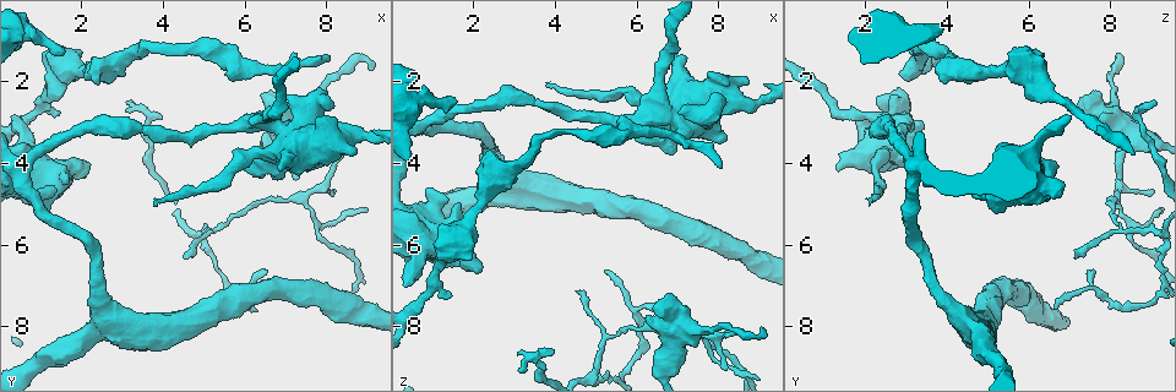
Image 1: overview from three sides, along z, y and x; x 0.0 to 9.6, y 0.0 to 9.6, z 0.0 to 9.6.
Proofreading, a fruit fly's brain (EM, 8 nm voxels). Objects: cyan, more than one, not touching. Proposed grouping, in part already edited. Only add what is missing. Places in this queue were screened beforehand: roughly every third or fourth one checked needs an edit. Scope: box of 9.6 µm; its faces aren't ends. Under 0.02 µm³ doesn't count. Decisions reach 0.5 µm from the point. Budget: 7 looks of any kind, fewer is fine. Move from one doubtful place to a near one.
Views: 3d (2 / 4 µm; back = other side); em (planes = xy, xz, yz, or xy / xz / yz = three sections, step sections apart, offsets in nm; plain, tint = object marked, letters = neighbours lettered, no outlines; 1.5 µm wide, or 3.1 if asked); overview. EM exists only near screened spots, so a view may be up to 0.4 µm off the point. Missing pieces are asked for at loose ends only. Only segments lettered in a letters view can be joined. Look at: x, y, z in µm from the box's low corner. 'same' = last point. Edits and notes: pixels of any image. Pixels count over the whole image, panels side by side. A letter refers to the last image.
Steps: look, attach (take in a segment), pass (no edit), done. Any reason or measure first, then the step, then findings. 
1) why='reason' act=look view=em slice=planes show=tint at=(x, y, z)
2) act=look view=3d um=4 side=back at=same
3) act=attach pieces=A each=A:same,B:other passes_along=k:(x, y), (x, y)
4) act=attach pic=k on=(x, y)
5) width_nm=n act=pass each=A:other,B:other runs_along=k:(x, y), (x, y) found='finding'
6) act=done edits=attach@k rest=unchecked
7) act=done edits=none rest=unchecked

why='thin end' act=look view=3d um=2 side=back at=(6.55, 6.55, 7.50)

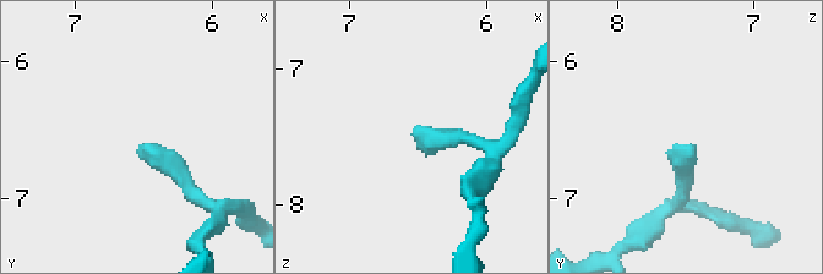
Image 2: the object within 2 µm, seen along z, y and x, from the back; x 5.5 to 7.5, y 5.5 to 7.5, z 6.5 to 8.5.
act=look view=em slice=planes show=letters at=(6.52, 6.58, 7.46)

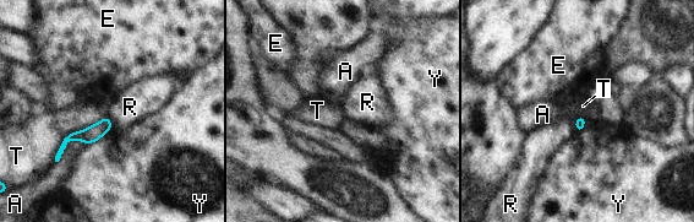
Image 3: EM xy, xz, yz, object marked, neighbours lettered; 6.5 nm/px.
act=pass each=A:other,E:other,R:other,T:other,Y:other found='none of them fits'

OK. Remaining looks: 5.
why='branch stops here' act=look view=em slice=planes show=letters at=(6.35, 2.30, 7.60)

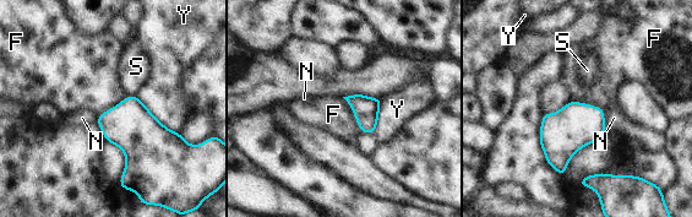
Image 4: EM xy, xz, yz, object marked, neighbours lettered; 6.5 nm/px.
act=pass each=F:other,N:other,S:other,Y:other border=4:(342, 97), (350, 107), (361, 131) found='none of them fits'

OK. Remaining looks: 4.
why='end of a long branch' act=look view=em slice=planes show=letters at=(3.75, 5.00, 2.10)

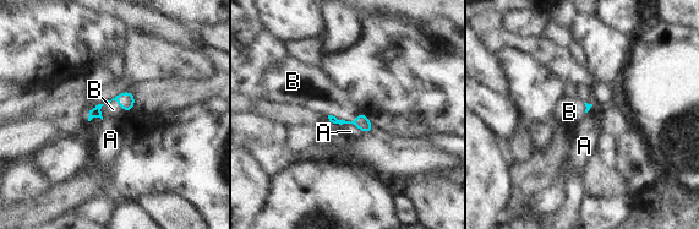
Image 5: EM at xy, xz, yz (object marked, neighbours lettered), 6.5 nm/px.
act=attach pic=5 on=(113, 109) each=A:other,B:same passes_along=5:(125, 99), (113, 99), (113, 109) found='the neuron continues'

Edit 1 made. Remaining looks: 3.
act=done edits=attach@5 rest=unchecked

